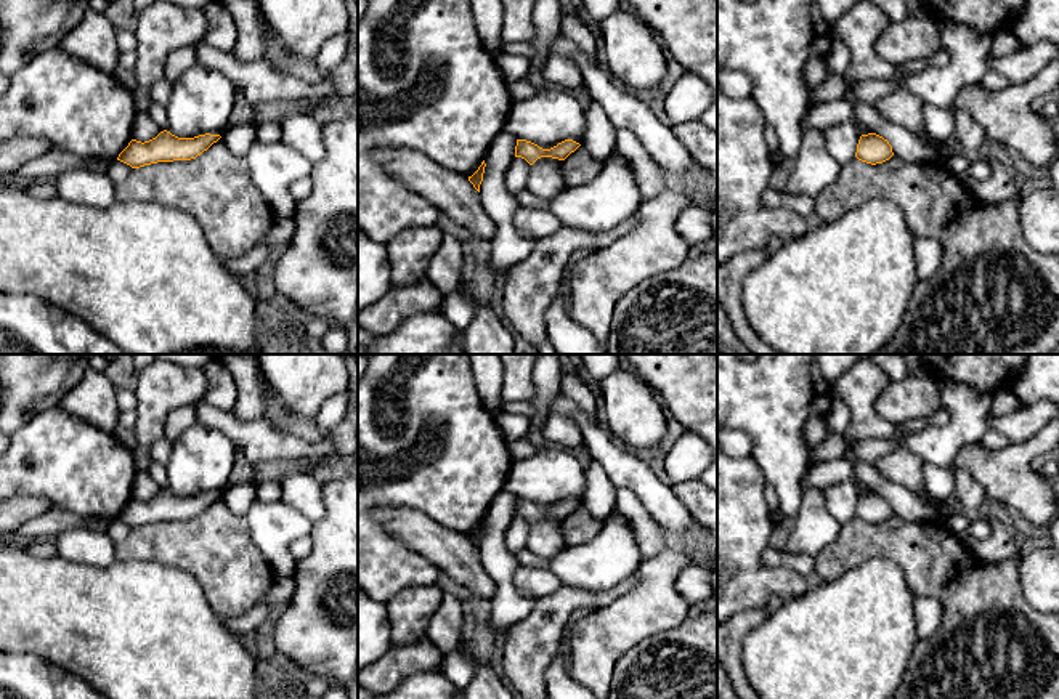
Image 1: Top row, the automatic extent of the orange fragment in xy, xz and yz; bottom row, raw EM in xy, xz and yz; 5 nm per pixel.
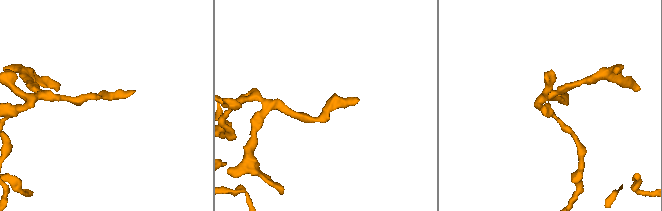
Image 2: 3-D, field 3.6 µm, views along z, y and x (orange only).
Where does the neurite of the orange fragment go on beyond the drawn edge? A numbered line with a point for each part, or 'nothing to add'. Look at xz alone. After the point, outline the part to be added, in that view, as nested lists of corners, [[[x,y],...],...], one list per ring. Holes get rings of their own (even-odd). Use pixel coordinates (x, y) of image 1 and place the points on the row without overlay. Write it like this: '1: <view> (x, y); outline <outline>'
nothing to add

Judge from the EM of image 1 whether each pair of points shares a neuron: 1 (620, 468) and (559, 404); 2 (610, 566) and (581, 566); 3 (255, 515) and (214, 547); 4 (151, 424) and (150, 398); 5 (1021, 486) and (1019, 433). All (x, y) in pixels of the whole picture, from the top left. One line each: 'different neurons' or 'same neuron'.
1: same neuron
2: same neuron
3: different neurons
4: same neuron
5: different neurons

